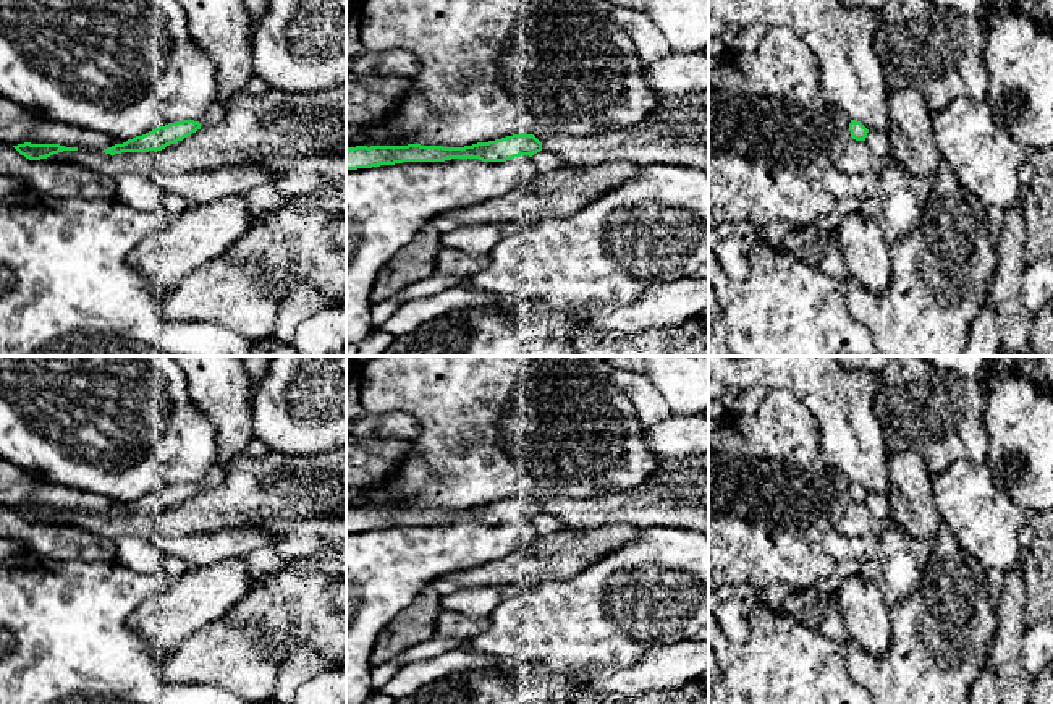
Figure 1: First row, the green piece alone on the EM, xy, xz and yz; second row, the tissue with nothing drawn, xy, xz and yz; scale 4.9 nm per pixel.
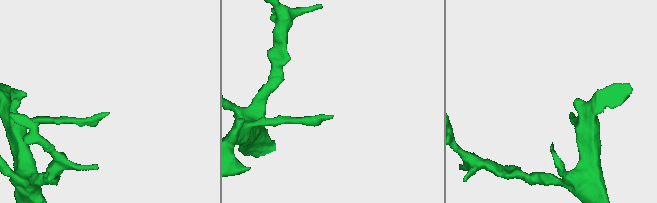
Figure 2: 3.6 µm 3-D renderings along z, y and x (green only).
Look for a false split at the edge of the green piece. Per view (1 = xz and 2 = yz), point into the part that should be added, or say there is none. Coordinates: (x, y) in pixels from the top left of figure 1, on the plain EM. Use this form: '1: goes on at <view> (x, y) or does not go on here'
1: does not go on here
2: does not go on here

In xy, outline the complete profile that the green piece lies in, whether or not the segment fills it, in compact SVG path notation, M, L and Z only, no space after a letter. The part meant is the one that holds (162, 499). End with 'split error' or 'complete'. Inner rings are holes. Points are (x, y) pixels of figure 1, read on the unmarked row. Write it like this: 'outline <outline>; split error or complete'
outline M183 482L168 486L165 489L159 489L142 498L136 498L128 502L123 507L115 507L112 510L104 511L102 515L115 518L121 515L149 515L149 513L162 513L170 507L183 503L201 492L201 486L194 482Z; complete

